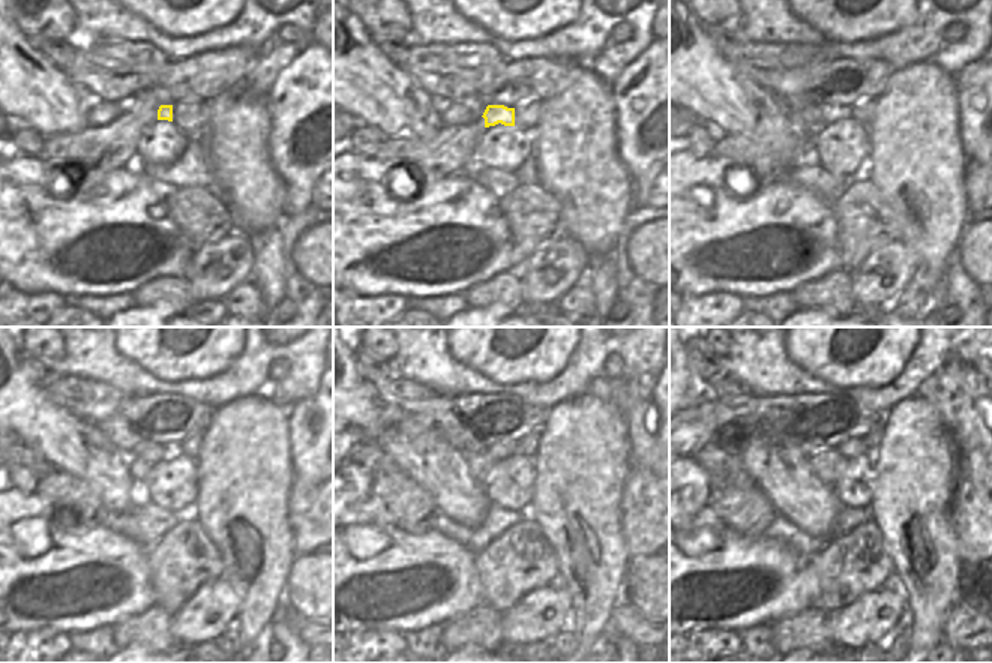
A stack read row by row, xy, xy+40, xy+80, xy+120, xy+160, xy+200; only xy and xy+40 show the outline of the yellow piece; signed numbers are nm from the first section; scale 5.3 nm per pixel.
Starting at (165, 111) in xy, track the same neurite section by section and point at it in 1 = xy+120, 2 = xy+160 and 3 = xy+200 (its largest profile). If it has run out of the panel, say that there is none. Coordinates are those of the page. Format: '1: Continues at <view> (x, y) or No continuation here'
1: Continues at xy+120 (159, 452)
2: Continues at xy+160 (505, 449)
3: Continues at xy+200 (851, 447)

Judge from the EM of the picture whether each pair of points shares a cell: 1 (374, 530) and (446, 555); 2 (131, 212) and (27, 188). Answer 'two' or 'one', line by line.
1: one
2: one

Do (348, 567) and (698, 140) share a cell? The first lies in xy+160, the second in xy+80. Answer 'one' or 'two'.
two

